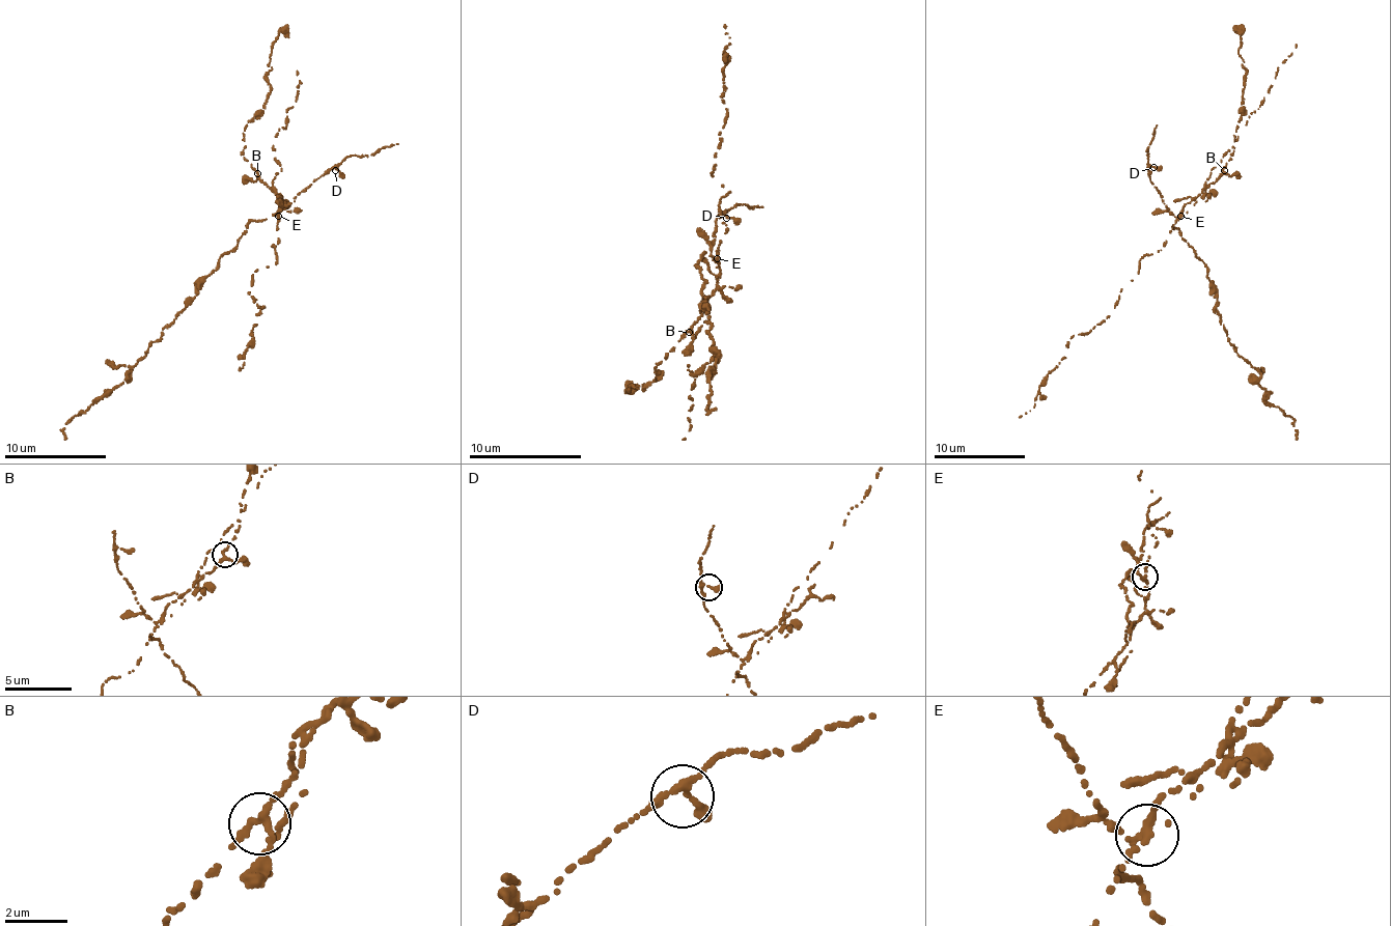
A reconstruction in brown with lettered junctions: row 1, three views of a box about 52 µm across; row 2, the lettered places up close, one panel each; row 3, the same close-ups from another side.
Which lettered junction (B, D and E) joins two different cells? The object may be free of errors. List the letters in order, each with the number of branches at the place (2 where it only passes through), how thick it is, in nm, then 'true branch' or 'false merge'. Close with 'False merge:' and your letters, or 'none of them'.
B: 3 branches meet; 200 nm thick; true branch
D: 3 branches meet; 200 nm thick; true branch
E: 3 branches meet; 200 nm thick; false merge
False merge: E

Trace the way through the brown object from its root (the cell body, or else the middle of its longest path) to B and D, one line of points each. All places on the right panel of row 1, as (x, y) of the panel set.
B: (1172, 224), (1185, 205), (1224, 170)
D: (1172, 224), (1175, 218), (1169, 214), (1150, 181), (1148, 168), (1153, 167)

